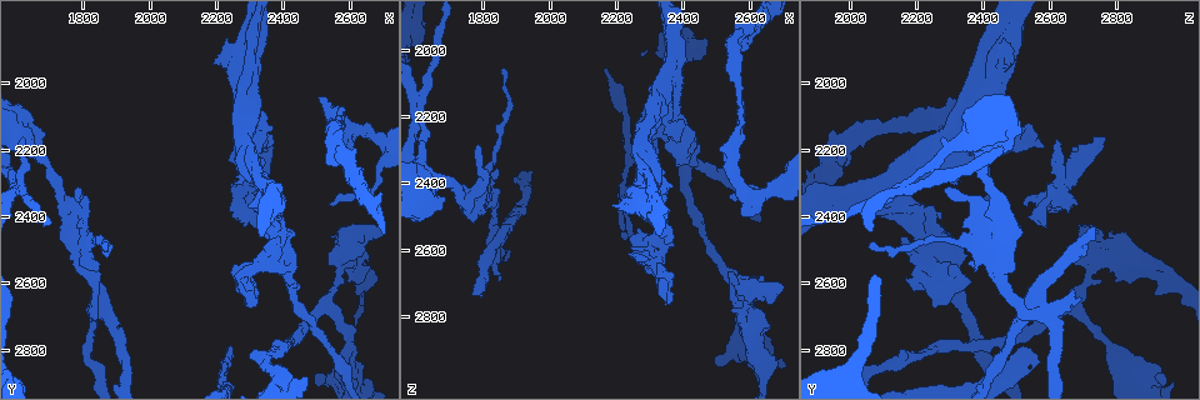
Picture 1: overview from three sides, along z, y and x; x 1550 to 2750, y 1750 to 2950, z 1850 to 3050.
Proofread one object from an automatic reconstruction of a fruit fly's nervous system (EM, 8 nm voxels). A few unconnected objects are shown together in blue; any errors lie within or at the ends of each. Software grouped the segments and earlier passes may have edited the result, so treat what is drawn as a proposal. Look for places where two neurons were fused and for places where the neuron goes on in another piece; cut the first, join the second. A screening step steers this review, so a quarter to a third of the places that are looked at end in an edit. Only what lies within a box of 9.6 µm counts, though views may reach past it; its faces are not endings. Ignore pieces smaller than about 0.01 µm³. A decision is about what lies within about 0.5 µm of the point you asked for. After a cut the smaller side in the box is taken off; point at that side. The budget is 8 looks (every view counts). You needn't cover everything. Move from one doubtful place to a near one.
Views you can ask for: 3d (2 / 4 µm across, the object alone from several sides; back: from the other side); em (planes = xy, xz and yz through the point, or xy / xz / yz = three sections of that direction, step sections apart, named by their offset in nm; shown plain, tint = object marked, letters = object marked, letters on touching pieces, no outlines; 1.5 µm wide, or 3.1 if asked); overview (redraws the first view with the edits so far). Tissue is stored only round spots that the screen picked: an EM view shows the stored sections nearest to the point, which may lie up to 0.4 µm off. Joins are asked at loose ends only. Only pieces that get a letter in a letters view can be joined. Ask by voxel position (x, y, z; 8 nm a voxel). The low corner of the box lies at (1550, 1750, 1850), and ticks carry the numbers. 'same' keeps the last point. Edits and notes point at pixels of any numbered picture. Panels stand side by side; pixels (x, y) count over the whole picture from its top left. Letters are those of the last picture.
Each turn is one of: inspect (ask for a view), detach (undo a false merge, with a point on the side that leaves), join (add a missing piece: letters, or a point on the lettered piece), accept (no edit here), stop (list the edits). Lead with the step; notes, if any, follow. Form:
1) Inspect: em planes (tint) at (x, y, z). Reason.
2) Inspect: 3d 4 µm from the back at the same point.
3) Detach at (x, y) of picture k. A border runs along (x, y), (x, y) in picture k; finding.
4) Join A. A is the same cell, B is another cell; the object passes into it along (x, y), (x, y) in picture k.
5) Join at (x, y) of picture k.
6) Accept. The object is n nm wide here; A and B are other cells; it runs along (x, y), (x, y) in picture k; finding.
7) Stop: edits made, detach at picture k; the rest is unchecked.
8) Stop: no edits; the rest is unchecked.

Inspect: em planes (tint) at (2360, 2160, 2760). An open end.

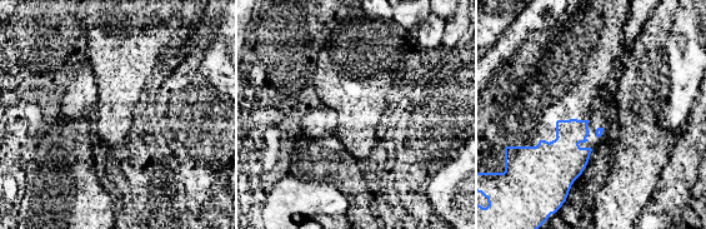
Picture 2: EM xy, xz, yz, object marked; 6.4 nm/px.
Inspect: em planes (letters) at the same point.

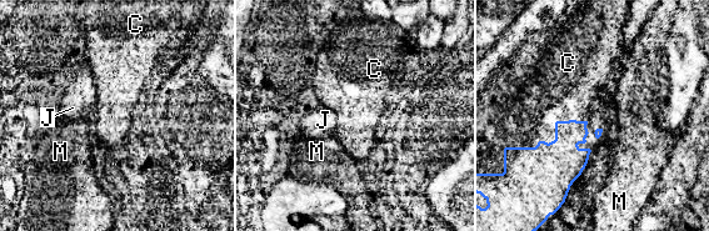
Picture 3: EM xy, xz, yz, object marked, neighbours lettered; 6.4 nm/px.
Join C. The longest contact is with C, 500 nm; C is the same cell, J and M are other cells; it goes on there.

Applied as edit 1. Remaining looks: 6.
Inspect: em planes (letters) at (2270, 2410, 2530).

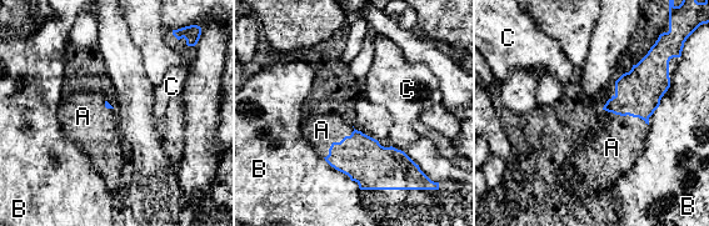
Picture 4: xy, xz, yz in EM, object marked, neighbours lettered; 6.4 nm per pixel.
Join A. A is the same cell, B and C are other cells; the object passes into it along (638, 93), (625, 115), (612, 147) in picture 4; it goes on there.

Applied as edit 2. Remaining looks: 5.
Inspect: overview.

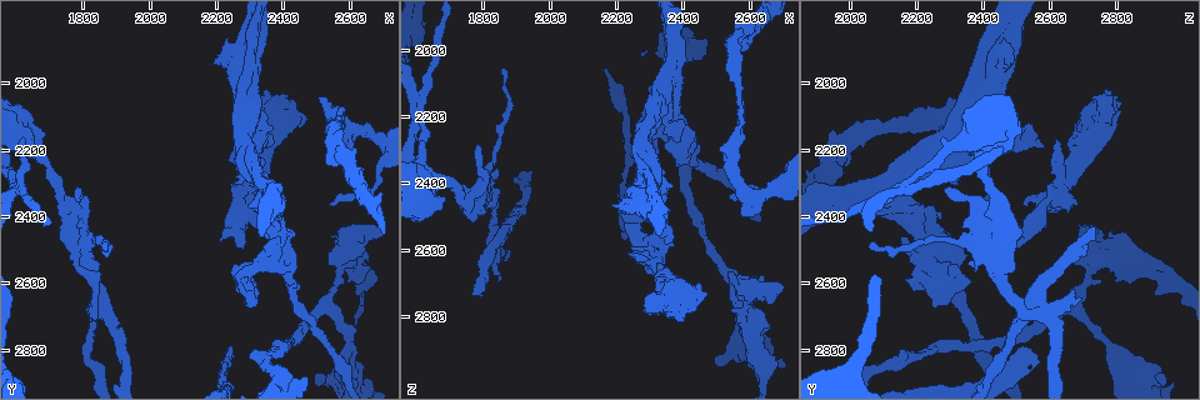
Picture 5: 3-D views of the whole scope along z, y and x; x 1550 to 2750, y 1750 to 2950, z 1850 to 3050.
Inspect: em yz step 4 (letters) at (2600, 2770, 2760). Calibre changes.

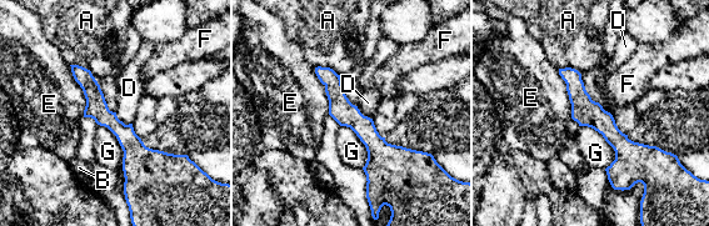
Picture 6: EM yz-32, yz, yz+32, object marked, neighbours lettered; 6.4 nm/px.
Accept. A, B, D, E, F and G are other cells; one neuron here.

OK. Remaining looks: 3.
Stop: edits made, join at picture 3, join at picture 4; the rest is unchecked.

